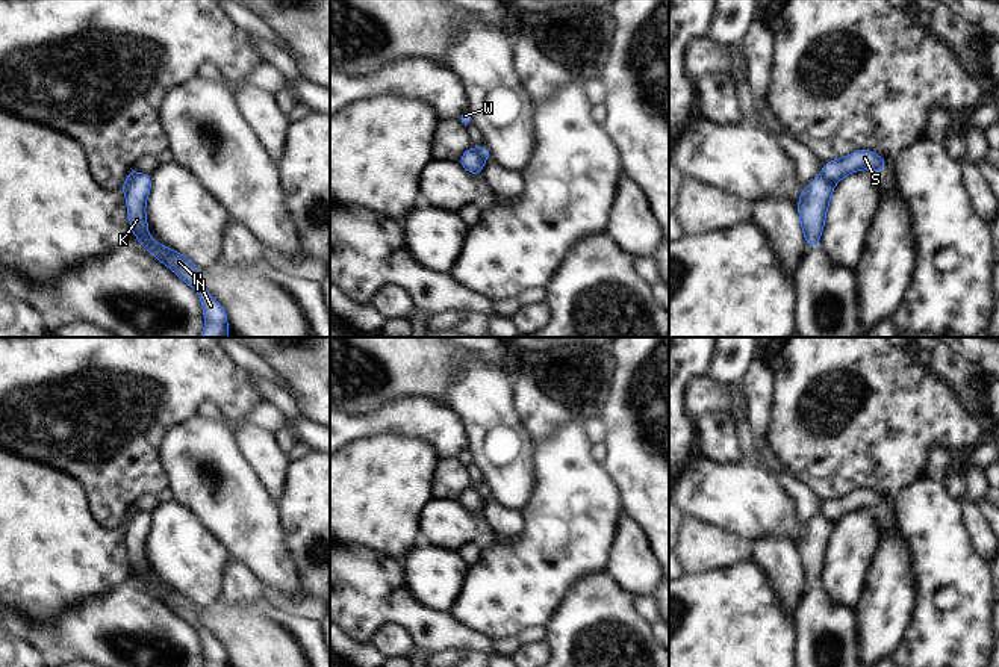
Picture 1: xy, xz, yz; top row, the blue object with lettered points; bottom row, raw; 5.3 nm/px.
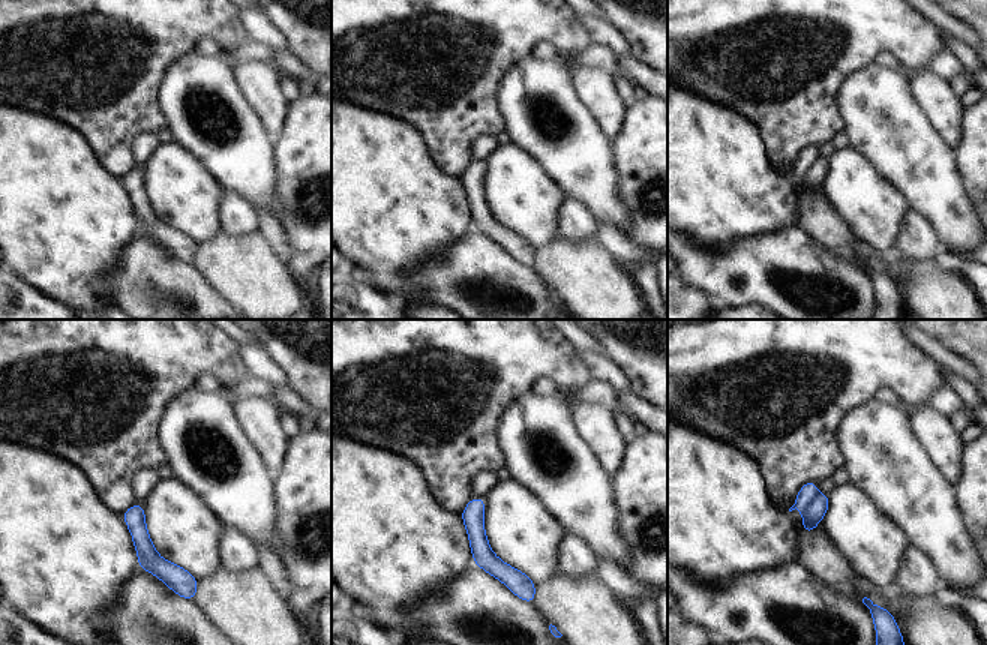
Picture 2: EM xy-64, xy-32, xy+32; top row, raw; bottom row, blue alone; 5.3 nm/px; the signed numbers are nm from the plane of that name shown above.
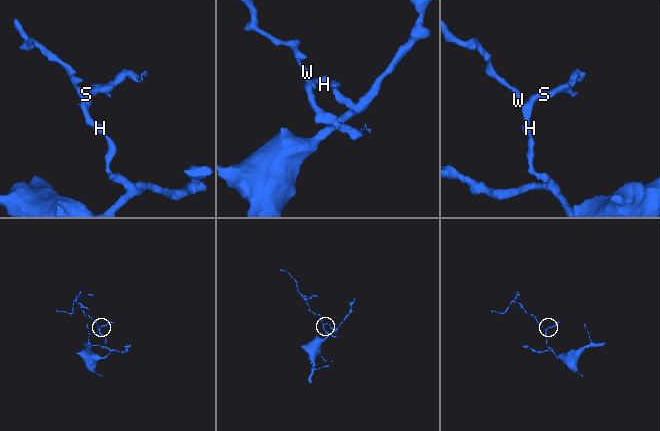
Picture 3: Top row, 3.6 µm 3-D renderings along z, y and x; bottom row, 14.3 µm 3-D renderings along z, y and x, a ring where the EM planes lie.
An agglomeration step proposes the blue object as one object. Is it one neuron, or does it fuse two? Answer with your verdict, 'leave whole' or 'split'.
split

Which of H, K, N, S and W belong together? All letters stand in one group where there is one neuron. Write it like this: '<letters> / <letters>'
H K N W / S

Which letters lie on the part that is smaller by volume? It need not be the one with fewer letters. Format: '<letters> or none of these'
S

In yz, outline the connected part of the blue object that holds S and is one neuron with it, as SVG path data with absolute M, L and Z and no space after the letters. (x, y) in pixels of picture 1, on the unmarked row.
M857 489L842 498L825 501L820 514L836 523L843 516L858 508L872 508L881 513L885 505L887 499L876 492Z

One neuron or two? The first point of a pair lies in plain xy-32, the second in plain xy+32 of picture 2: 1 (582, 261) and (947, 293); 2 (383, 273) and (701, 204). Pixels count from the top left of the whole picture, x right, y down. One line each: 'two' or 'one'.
1: one
2: one

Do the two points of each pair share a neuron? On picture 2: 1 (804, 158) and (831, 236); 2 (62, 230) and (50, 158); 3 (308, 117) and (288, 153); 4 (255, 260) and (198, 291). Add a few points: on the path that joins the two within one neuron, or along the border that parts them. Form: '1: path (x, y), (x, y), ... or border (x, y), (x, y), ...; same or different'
1: border (803, 194), (797, 224); different
2: path (57, 212), (50, 203), (50, 176); same
3: path (308, 126), (308, 134), (297, 144); same
4: border (194, 264), (234, 303); different

